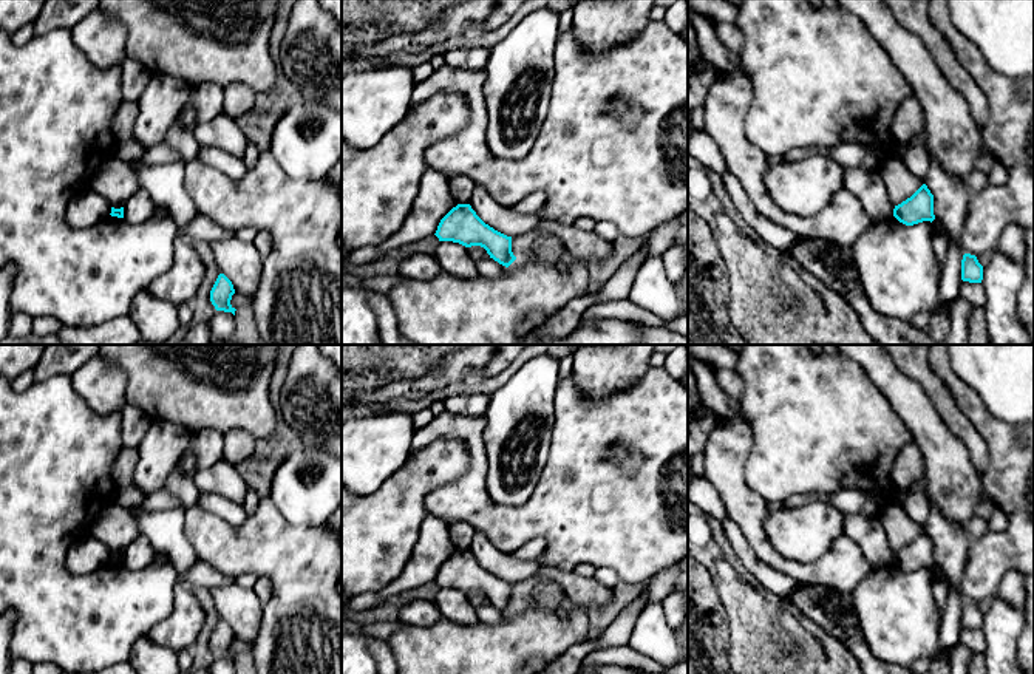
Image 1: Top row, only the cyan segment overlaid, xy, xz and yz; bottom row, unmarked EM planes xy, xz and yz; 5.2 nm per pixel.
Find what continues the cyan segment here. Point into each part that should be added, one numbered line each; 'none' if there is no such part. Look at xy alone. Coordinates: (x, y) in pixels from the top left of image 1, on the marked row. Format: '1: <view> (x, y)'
none

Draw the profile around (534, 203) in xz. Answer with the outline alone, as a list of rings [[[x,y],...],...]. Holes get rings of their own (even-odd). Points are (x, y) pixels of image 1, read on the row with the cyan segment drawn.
[[[536,192],[524,196],[518,204],[512,207],[512,210],[519,215],[532,215],[538,213],[544,204],[546,204],[546,193]]]

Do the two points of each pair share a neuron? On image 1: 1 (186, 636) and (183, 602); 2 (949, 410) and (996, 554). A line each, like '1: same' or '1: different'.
1: same
2: different

